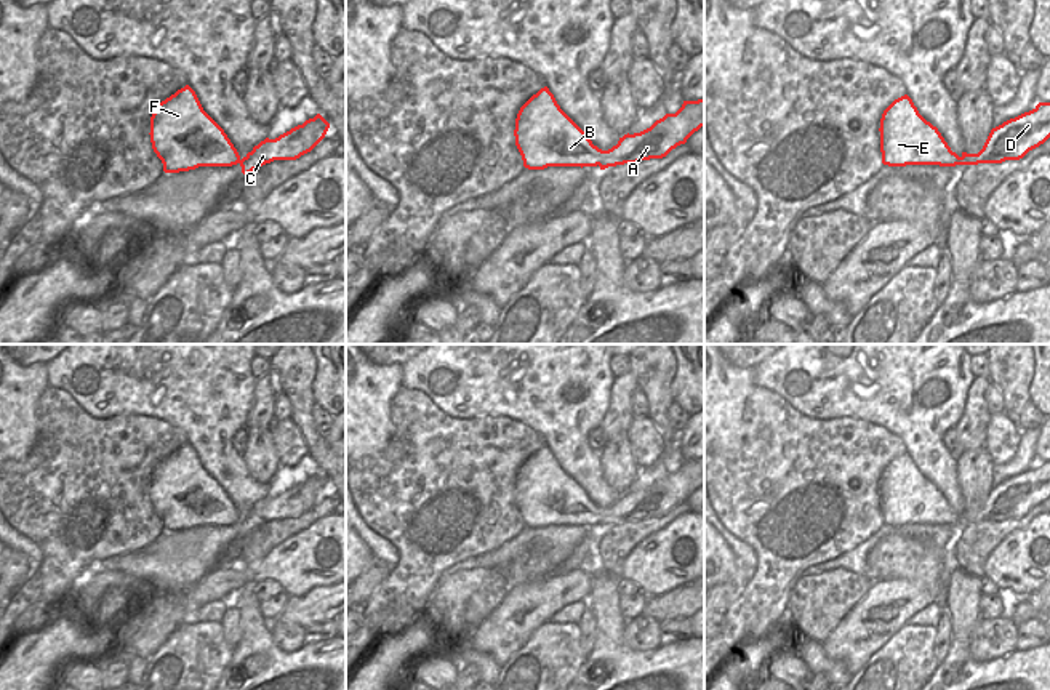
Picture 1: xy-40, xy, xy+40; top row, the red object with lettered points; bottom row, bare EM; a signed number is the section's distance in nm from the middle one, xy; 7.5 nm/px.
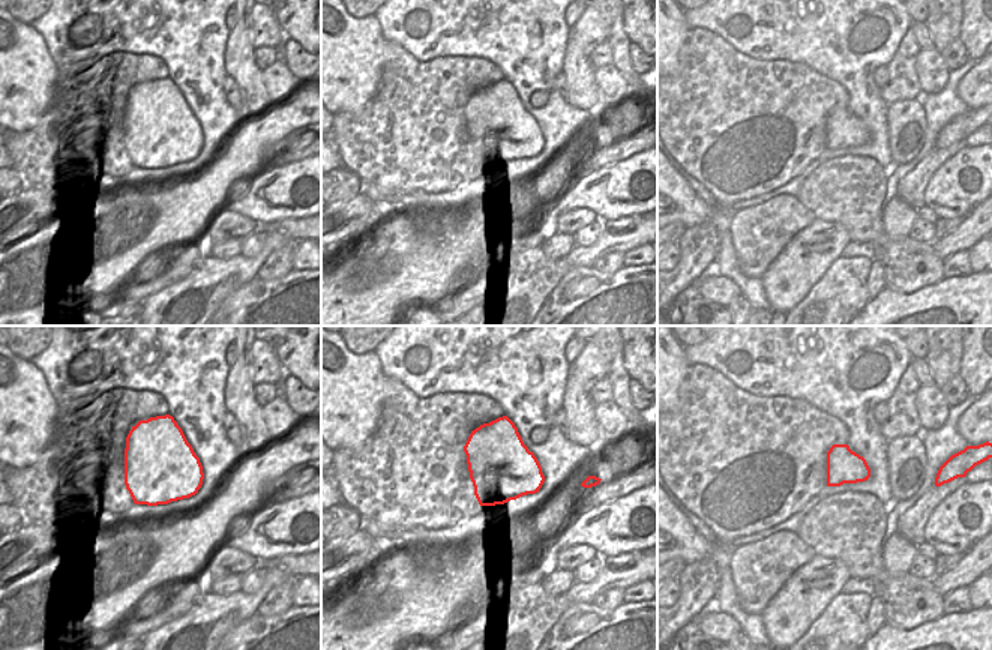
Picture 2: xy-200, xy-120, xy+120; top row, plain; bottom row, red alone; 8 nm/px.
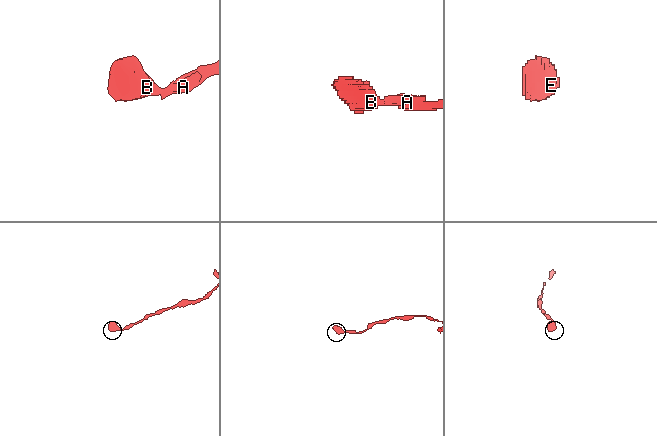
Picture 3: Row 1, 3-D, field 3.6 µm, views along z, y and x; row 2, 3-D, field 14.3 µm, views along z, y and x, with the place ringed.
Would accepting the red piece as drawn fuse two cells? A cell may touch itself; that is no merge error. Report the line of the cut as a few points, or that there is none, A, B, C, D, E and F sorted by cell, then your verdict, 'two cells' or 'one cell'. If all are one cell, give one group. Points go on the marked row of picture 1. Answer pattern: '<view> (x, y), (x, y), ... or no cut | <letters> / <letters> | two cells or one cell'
no cut | A B C D E F | one cell

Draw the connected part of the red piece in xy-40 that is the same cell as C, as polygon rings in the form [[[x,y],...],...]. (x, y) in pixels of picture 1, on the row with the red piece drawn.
[[[186,85],[155,107],[149,134],[165,173],[238,163],[242,173],[248,175],[274,160],[296,160],[311,152],[328,128],[330,123],[317,114],[275,139],[266,138],[242,158],[224,130],[203,110],[195,91]]]

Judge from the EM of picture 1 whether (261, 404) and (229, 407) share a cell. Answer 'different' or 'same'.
different

